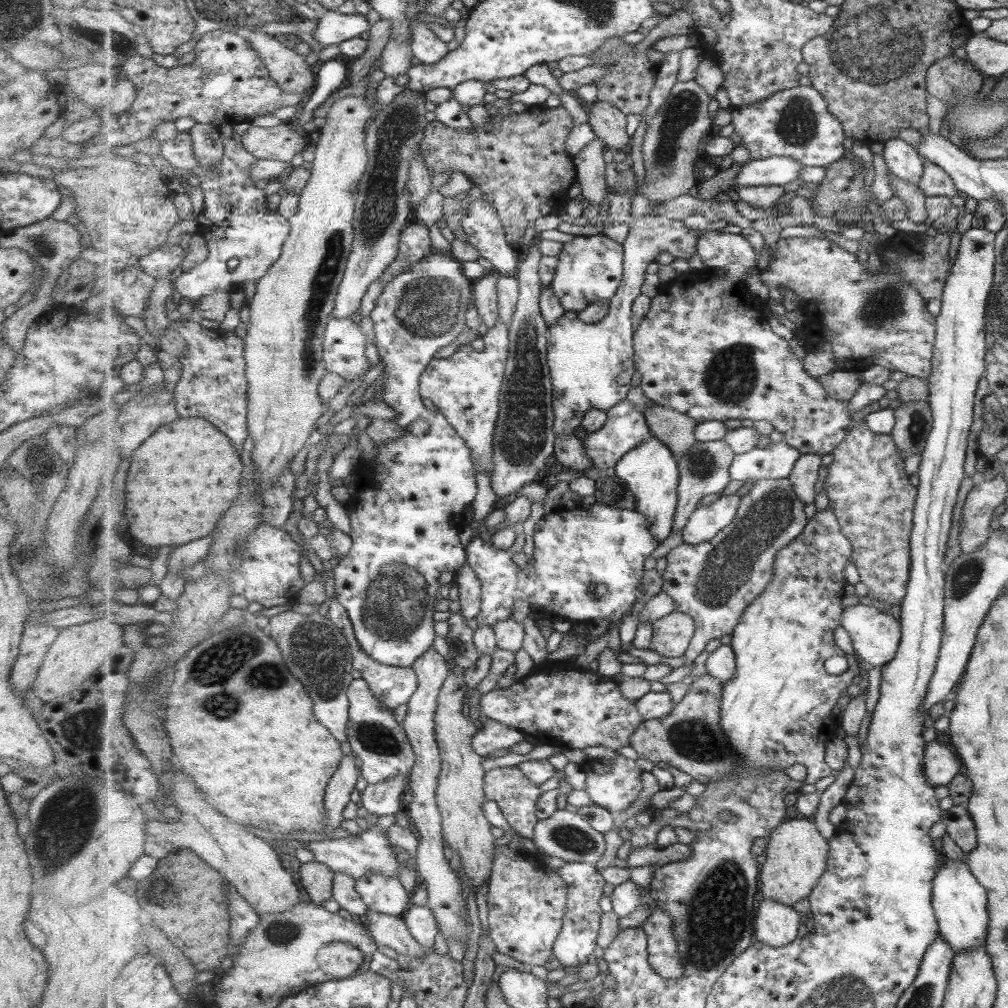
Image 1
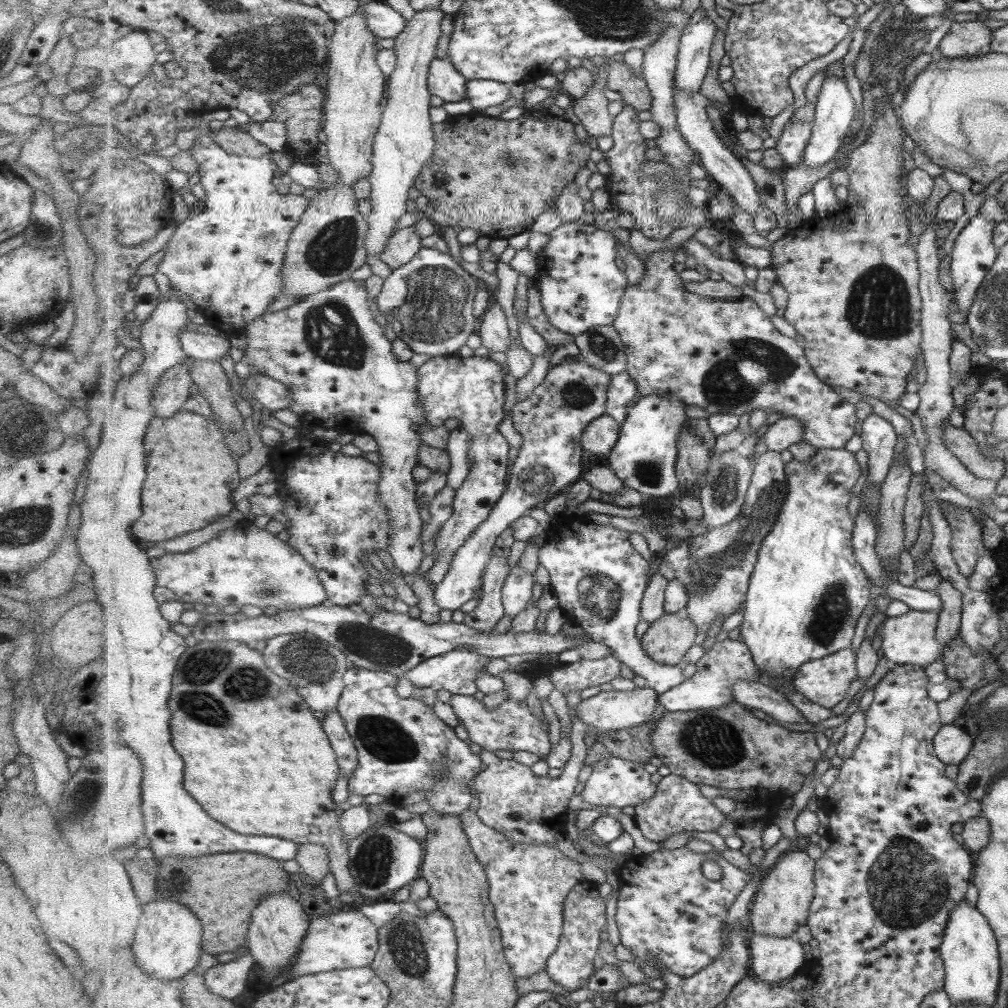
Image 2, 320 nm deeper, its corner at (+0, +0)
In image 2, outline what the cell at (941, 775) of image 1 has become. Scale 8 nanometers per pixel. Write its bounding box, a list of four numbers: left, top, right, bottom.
[933,723,971,766]

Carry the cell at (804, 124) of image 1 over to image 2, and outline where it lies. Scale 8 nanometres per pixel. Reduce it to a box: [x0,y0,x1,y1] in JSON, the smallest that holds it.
[776,122,813,168]

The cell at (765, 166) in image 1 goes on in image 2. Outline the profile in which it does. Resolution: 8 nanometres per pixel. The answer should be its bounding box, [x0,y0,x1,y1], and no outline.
[799,75,857,168]

